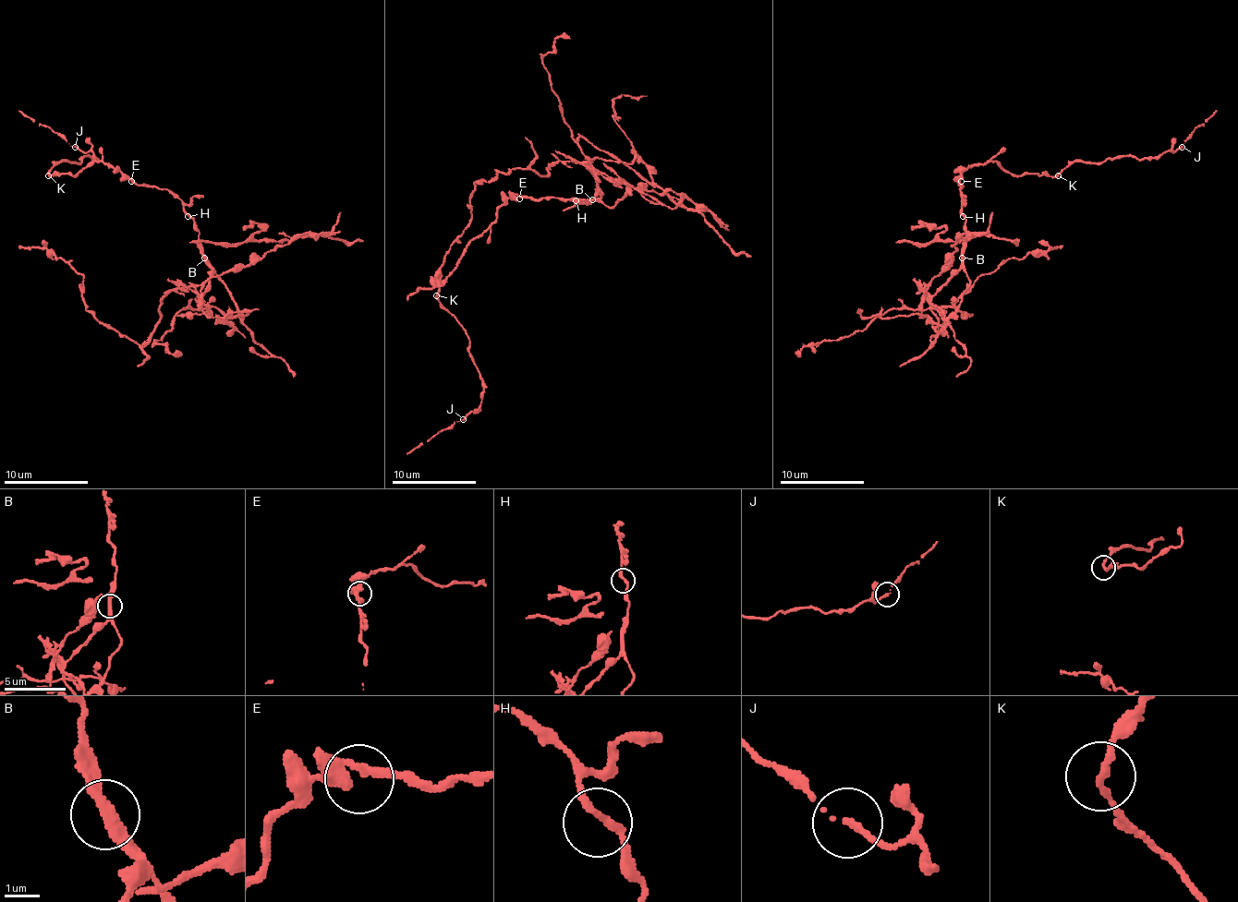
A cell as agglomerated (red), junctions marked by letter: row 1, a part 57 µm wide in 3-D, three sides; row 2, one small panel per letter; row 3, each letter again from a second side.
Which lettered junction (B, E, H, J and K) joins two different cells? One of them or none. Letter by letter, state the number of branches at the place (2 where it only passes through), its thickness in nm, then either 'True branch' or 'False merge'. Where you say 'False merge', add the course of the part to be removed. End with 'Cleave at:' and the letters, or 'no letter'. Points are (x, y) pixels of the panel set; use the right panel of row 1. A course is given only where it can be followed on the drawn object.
B: Branches: 2. Thickness 320 nm. False merge. Course of the part to remove: (963, 258), (933, 294), (923, 288), (938, 319), (931, 344), (946, 309), (981, 275), (1009, 258), (1063, 246)
E: Branches: 2. Thickness 240 nm. True branch
H: Branches: 2. Thickness 220 nm. True branch
J: Branches: 1. Thickness 180 nm. True branch
K: Branches: 2. Thickness 200 nm. True branch
Cleave at: B

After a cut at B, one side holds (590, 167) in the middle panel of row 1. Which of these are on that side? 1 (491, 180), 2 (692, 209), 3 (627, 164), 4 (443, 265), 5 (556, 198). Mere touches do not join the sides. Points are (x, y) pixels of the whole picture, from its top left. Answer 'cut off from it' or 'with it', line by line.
1: with it
2: with it
3: with it
4: with it
5: cut off from it

